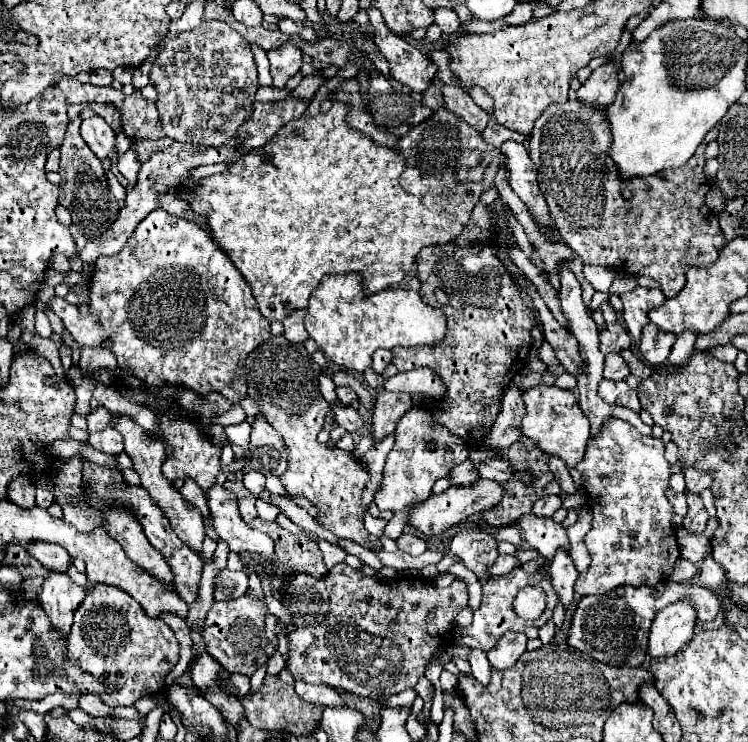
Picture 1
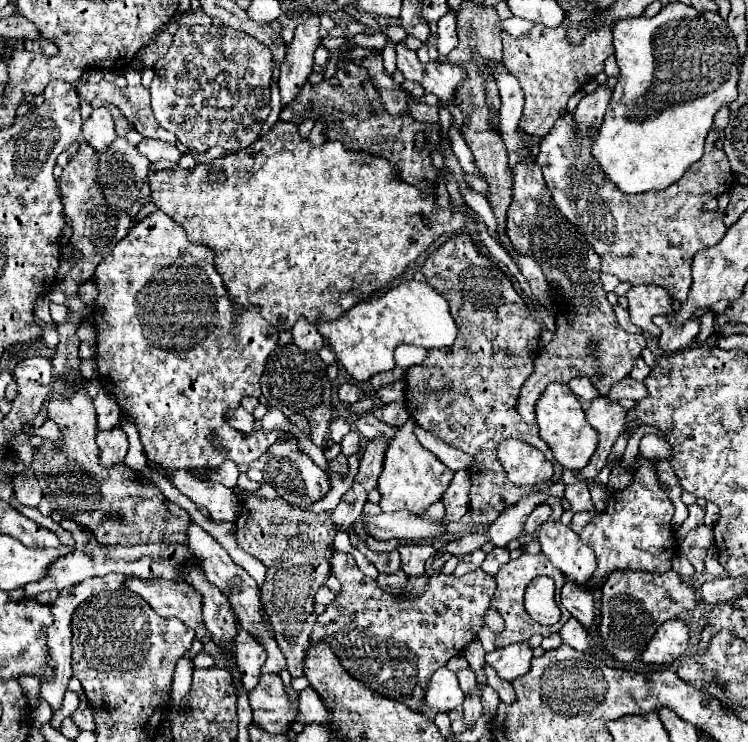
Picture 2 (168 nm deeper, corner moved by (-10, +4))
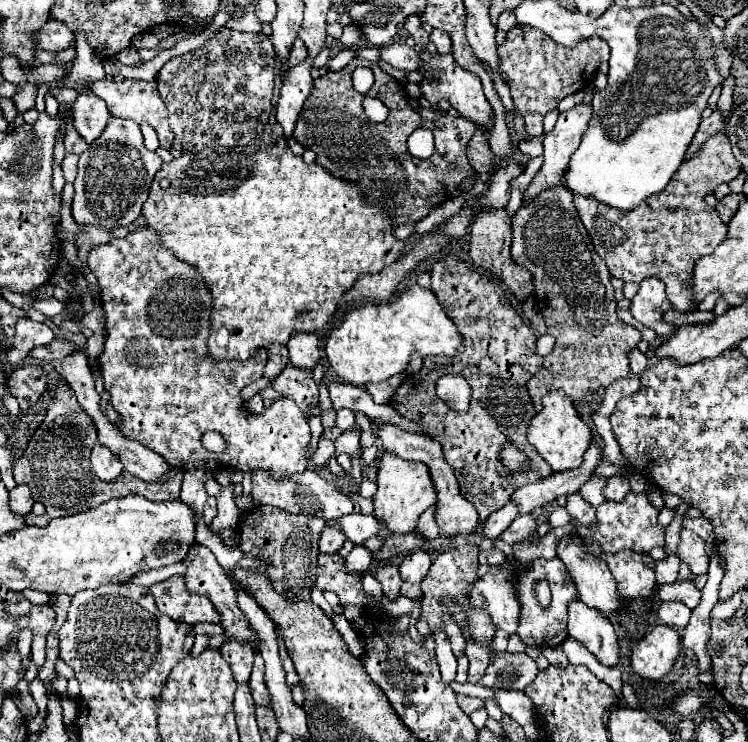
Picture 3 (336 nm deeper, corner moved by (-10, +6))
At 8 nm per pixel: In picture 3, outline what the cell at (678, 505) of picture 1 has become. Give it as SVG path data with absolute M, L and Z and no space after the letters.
M682 516L684 520L684 528L698 532L698 536L708 542L714 540L714 532L712 532L712 524L708 522L708 518L692 518L692 516Z

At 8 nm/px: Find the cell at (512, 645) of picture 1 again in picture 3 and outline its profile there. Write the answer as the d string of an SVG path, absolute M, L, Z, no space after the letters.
M500 652L490 656L490 666L486 668L480 684L488 688L504 690L524 690L538 674L536 662L528 654Z

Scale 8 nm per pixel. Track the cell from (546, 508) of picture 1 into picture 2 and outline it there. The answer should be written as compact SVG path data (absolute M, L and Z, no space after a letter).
M548 504L538 506L538 508L528 516L528 520L526 520L526 524L524 524L524 534L526 534L526 536L532 536L532 534L540 528L540 524L544 524L544 522L548 520L548 516L550 516L550 506L548 506Z

